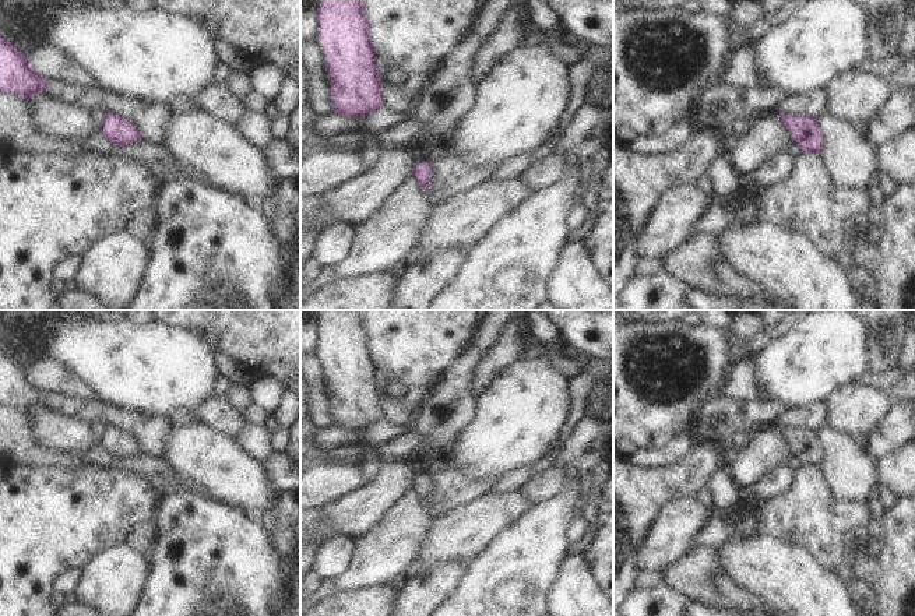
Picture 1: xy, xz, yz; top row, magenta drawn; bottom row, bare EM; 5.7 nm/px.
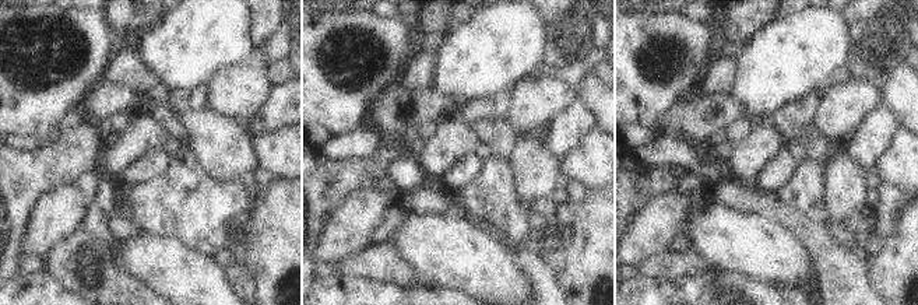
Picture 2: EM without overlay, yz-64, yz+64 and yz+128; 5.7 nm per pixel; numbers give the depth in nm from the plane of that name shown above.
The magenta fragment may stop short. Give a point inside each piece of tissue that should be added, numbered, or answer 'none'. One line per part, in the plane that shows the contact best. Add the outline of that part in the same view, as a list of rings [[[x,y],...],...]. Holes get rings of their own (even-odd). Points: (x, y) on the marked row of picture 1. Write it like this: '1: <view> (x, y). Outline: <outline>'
none.

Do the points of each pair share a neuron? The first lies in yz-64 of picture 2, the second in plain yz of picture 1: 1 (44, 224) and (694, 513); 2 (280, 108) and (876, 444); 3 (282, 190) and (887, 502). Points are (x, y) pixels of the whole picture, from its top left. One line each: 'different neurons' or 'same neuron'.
1: same neuron
2: same neuron
3: different neurons

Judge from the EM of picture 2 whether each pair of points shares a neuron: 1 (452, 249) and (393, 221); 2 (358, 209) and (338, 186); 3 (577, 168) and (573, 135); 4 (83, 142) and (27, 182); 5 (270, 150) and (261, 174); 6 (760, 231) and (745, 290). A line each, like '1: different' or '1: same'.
1: different
2: different
3: different
4: same
5: different
6: different

